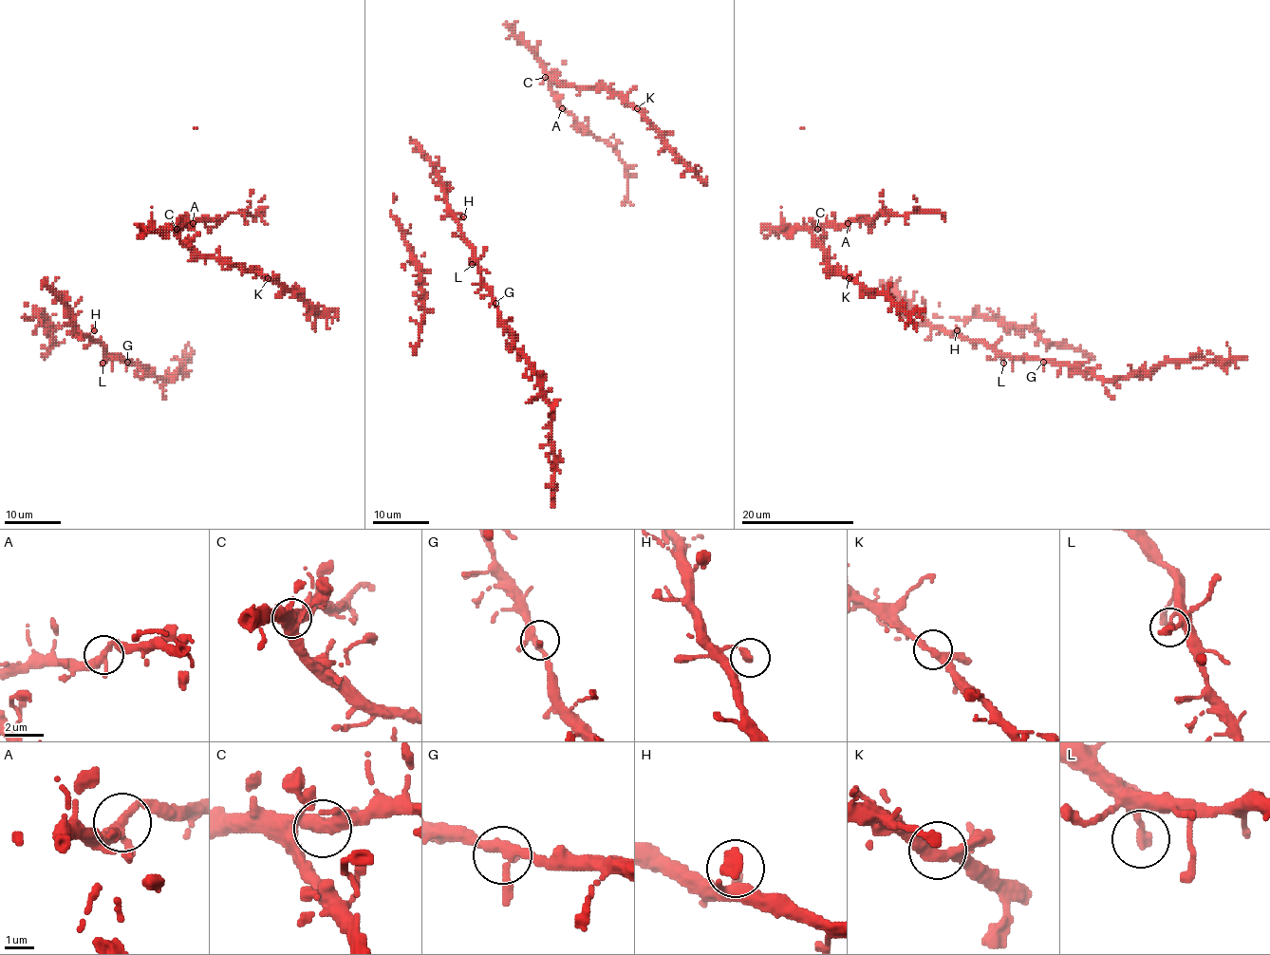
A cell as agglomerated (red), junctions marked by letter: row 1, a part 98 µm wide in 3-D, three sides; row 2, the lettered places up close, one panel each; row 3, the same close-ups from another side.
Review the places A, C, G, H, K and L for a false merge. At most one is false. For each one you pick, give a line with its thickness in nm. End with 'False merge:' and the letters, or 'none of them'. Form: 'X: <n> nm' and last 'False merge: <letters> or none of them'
False merge: none of them

